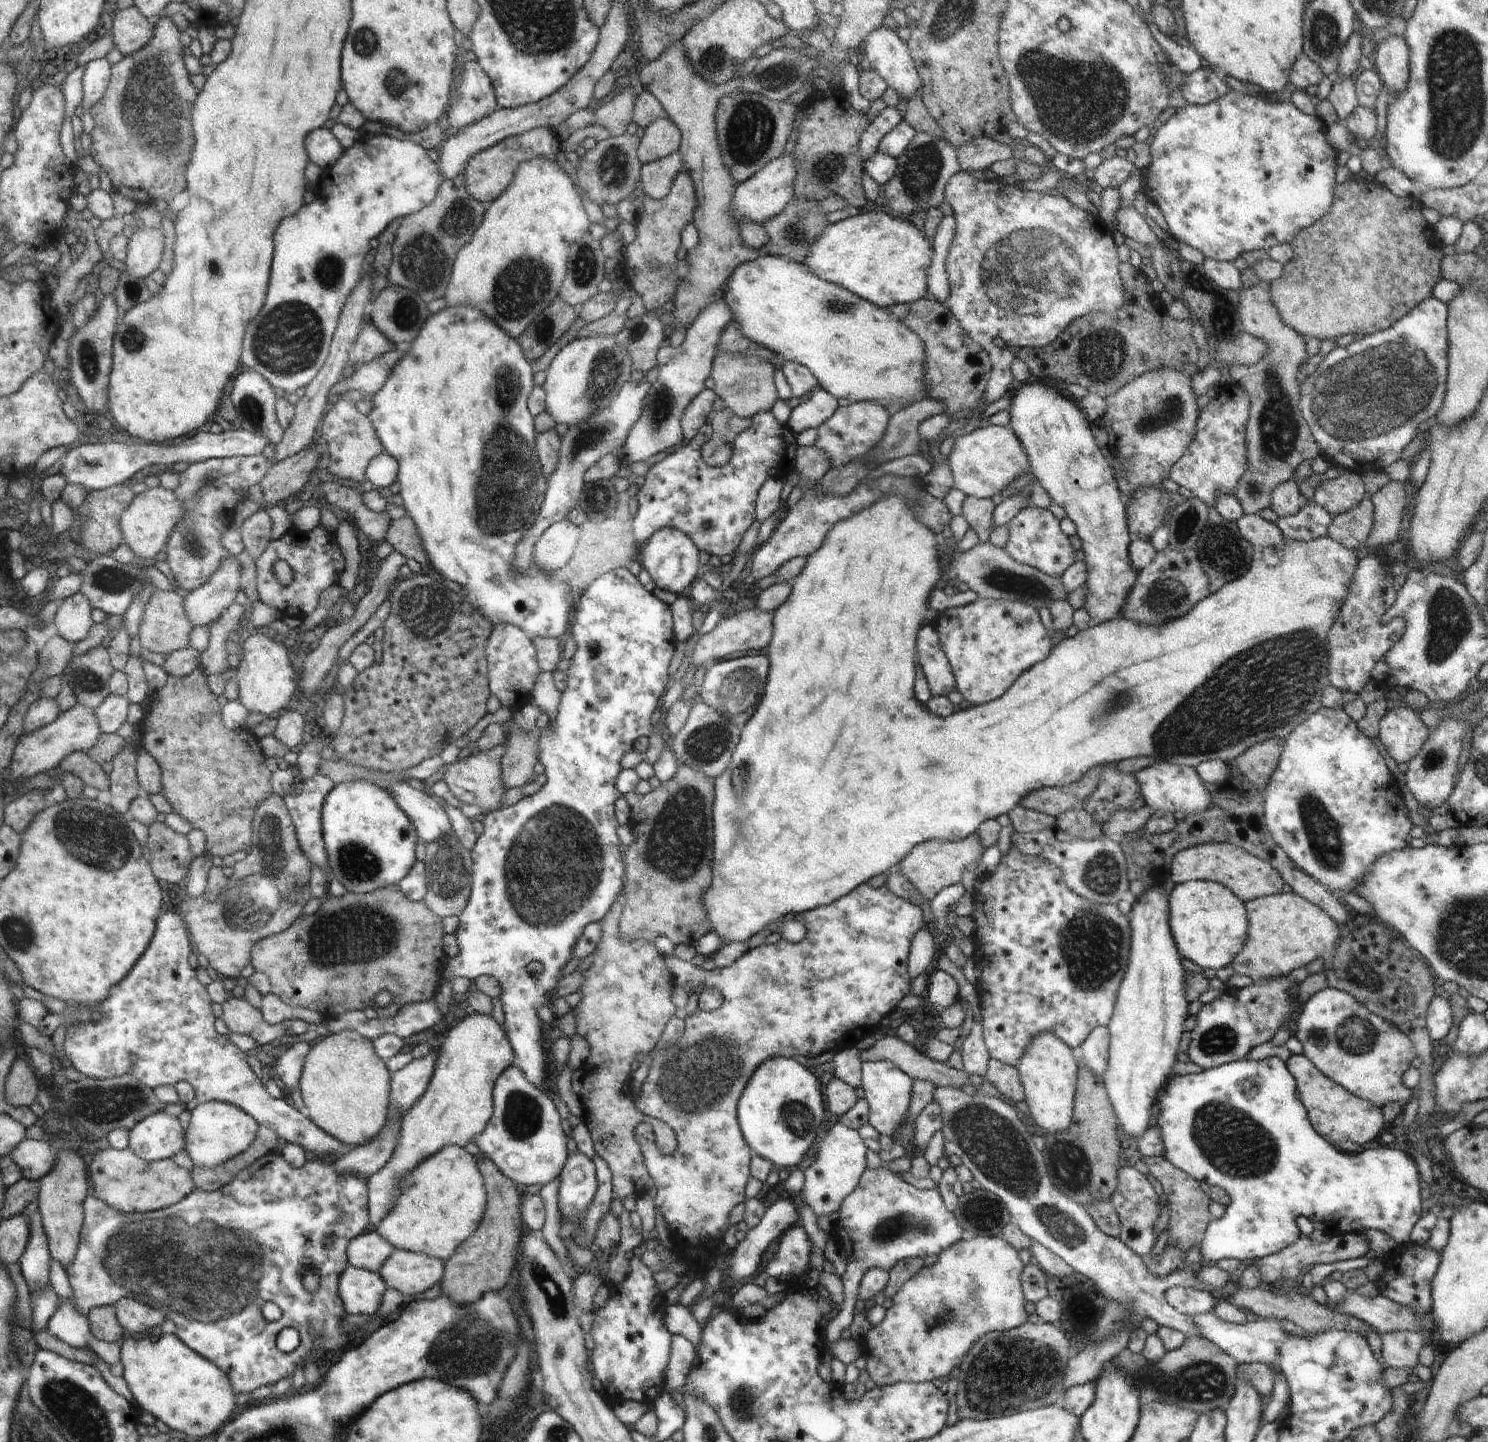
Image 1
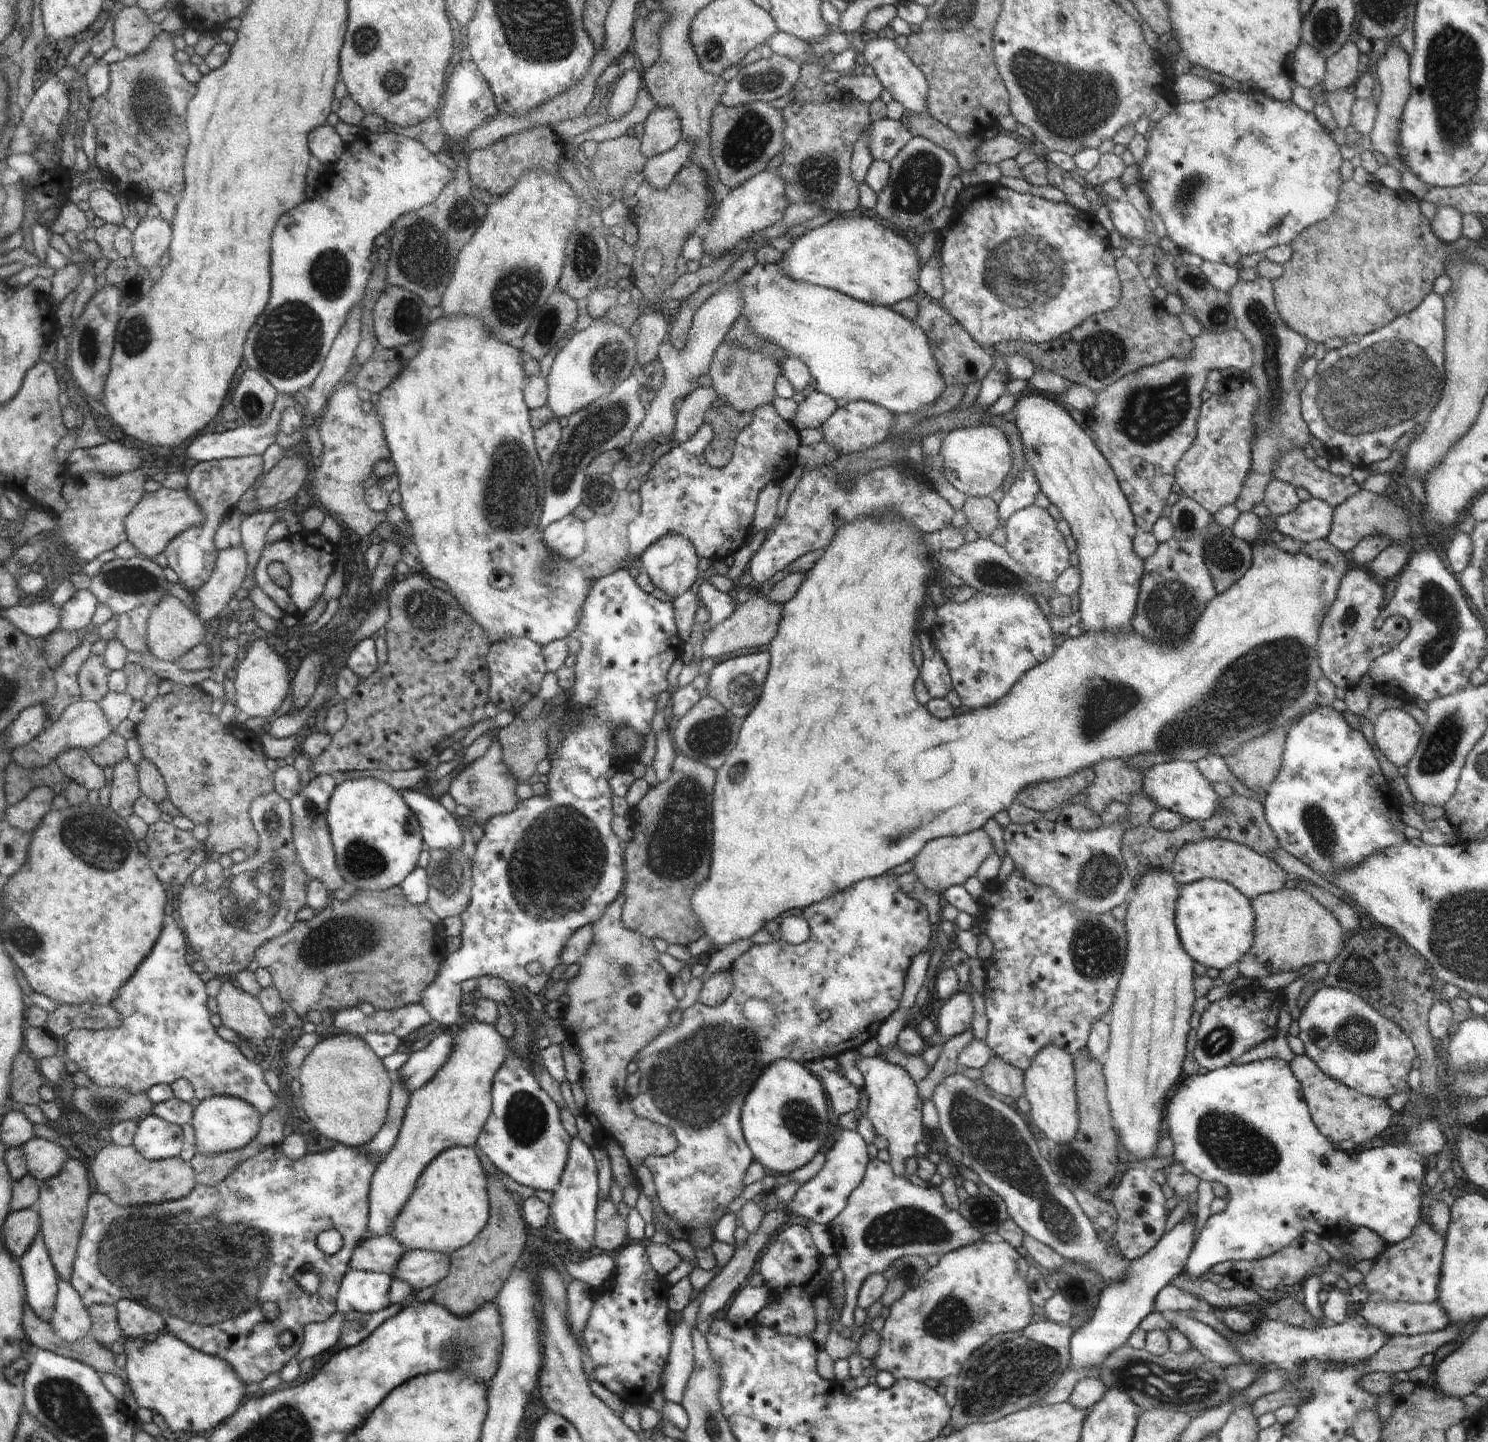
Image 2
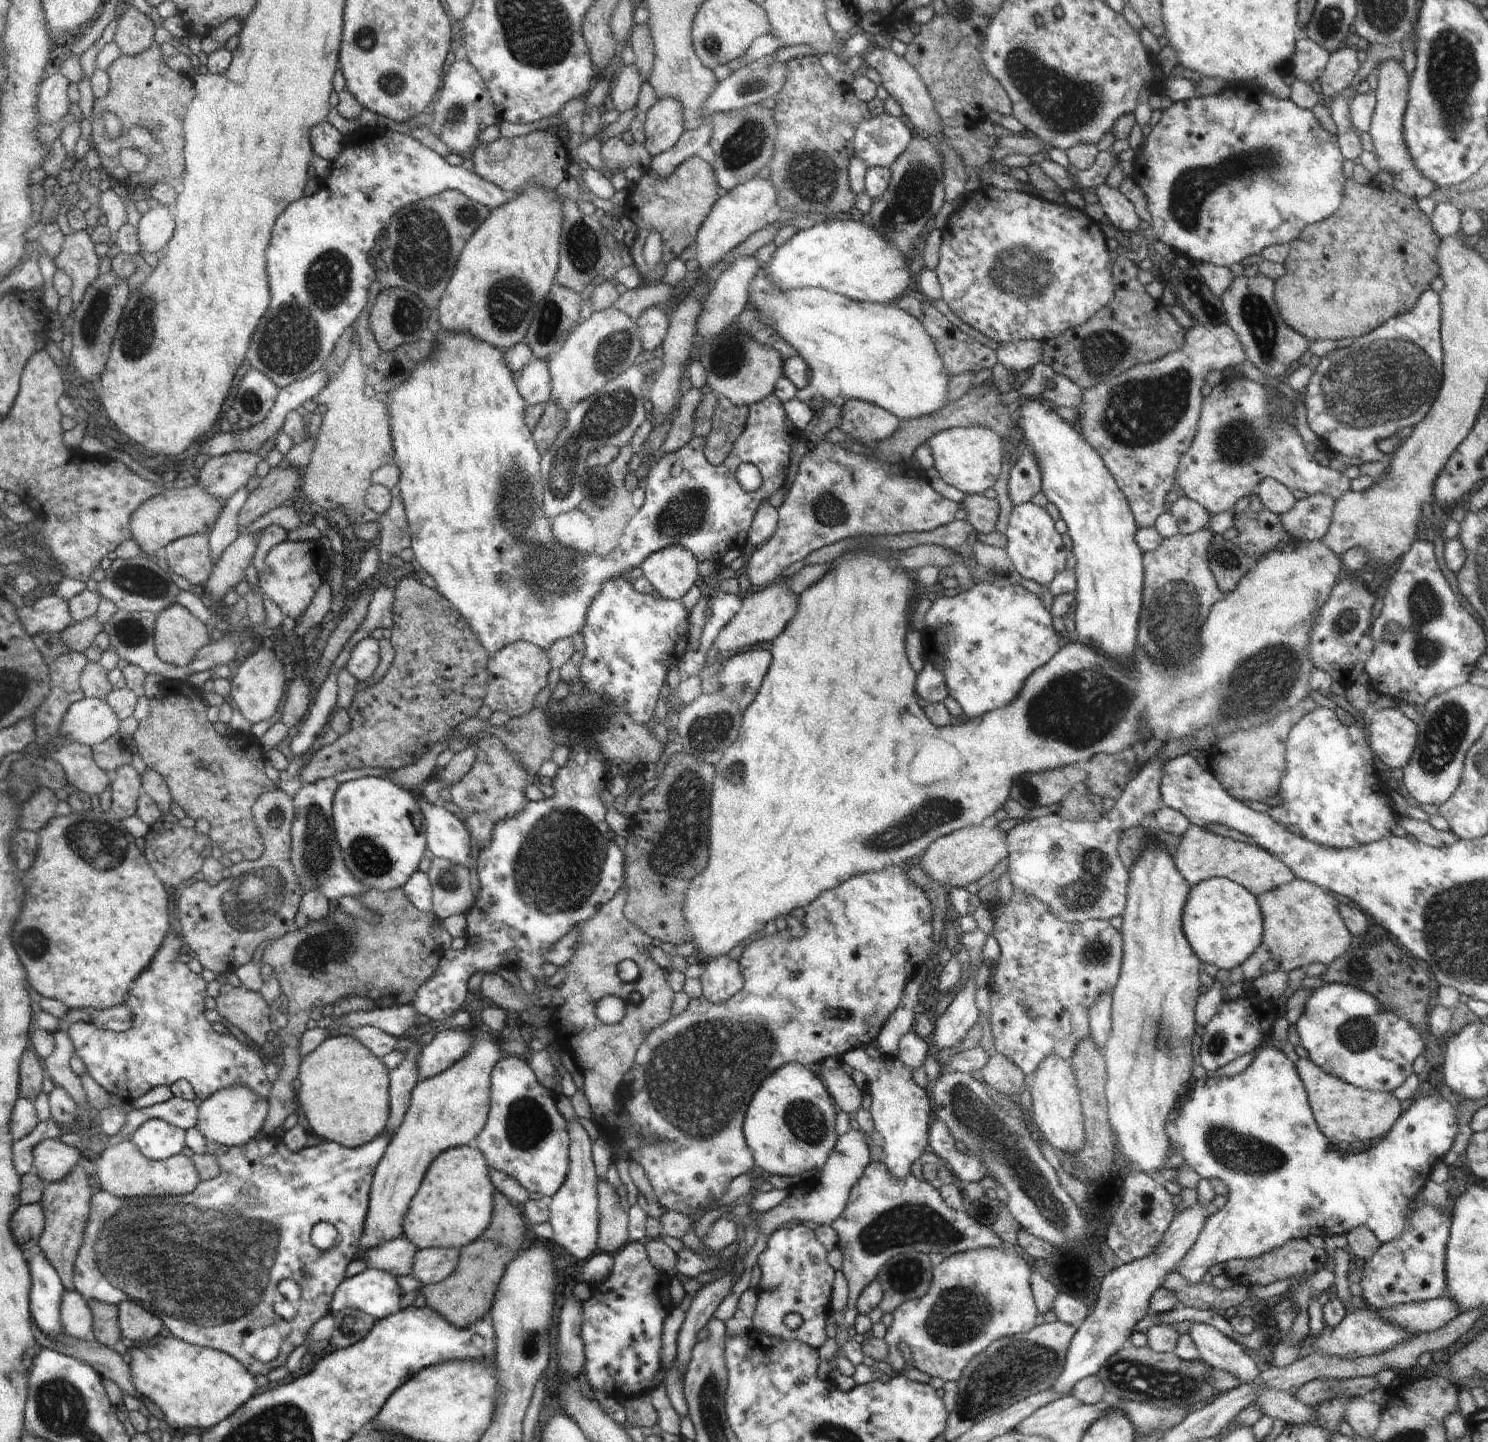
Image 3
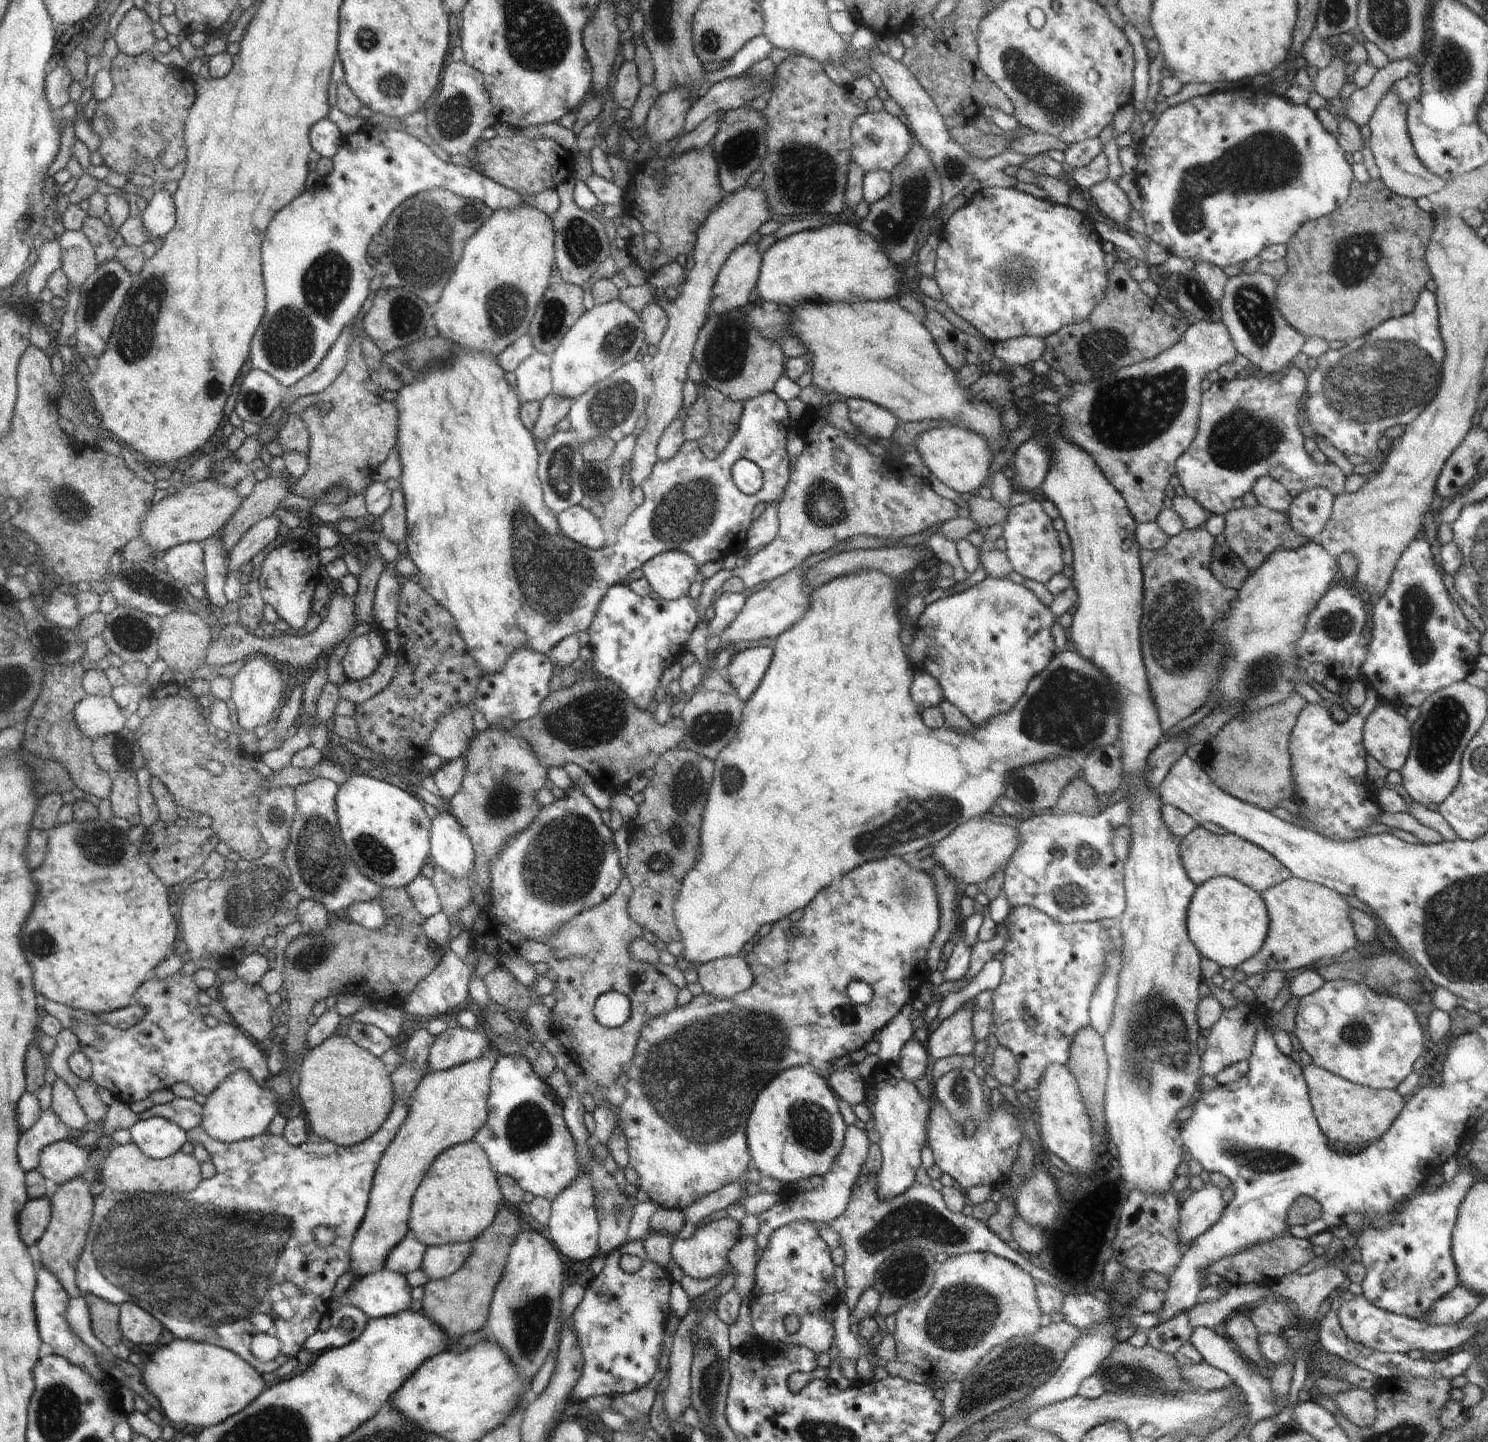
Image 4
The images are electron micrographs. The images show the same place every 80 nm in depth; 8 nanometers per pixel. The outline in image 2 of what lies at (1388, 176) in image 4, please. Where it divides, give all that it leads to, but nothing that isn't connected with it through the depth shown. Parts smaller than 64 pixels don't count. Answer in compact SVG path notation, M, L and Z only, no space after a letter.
M1388 41L1387 46L1379 56L1379 59L1373 64L1373 75L1380 83L1382 89L1382 101L1377 107L1377 117L1374 121L1374 128L1370 134L1370 142L1372 143L1372 150L1384 154L1388 158L1391 166L1400 170L1404 185L1404 193L1413 195L1416 199L1422 200L1426 191L1430 186L1419 181L1414 173L1409 171L1409 168L1403 163L1398 154L1397 147L1397 130L1399 120L1403 111L1403 106L1406 104L1410 96L1412 87L1409 81L1410 63L1409 55L1396 41Z

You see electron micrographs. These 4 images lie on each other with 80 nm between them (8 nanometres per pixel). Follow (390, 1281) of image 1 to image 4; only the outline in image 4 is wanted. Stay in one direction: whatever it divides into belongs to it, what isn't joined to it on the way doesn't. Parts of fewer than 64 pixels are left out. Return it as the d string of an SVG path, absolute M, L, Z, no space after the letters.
M472 1242L430 1245L426 1249L420 1269L430 1281L449 1277L465 1264L472 1248Z

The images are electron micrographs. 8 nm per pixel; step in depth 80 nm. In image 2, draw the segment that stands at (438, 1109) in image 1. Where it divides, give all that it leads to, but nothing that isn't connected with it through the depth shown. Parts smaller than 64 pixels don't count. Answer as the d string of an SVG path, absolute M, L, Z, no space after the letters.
M474 1021L460 1027L456 1036L456 1048L448 1062L430 1082L409 1094L409 1103L405 1108L403 1121L396 1139L395 1147L377 1166L378 1174L374 1175L374 1190L370 1190L370 1234L369 1236L388 1235L392 1232L394 1222L402 1206L408 1202L416 1179L422 1170L433 1159L450 1147L475 1147L479 1132L492 1112L492 1083L498 1069L514 1053L506 1036L496 1031L496 1027L485 1022Z

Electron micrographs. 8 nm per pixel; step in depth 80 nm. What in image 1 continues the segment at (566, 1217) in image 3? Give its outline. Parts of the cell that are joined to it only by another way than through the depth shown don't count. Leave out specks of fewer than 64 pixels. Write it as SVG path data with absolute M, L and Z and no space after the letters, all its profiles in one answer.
M579 1150L569 1156L560 1173L558 1204L562 1217L577 1221L589 1209L598 1188L597 1170L596 1162Z

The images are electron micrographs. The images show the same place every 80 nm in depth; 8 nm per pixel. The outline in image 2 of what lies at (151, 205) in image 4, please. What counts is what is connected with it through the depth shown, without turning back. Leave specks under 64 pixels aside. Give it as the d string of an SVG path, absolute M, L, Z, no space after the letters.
M160 216L142 218L135 231L135 257L141 261L145 269L150 270L158 265L161 256L168 252L172 242L172 224L170 220Z

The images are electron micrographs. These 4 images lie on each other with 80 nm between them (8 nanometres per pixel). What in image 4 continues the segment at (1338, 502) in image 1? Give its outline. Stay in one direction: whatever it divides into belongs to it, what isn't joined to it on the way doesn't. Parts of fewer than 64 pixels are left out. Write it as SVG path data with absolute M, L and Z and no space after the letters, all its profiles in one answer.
M1293 365L1285 373L1265 376L1264 380L1248 375L1244 379L1236 377L1212 384L1210 390L1201 396L1197 435L1175 462L1175 472L1185 494L1197 500L1208 514L1225 515L1232 510L1232 502L1240 500L1260 477L1275 478L1288 490L1298 493L1314 487L1327 488L1334 496L1342 493L1346 477L1338 465L1329 460L1321 464L1304 449L1305 436L1298 429L1298 406L1300 396L1306 391L1306 373Z

